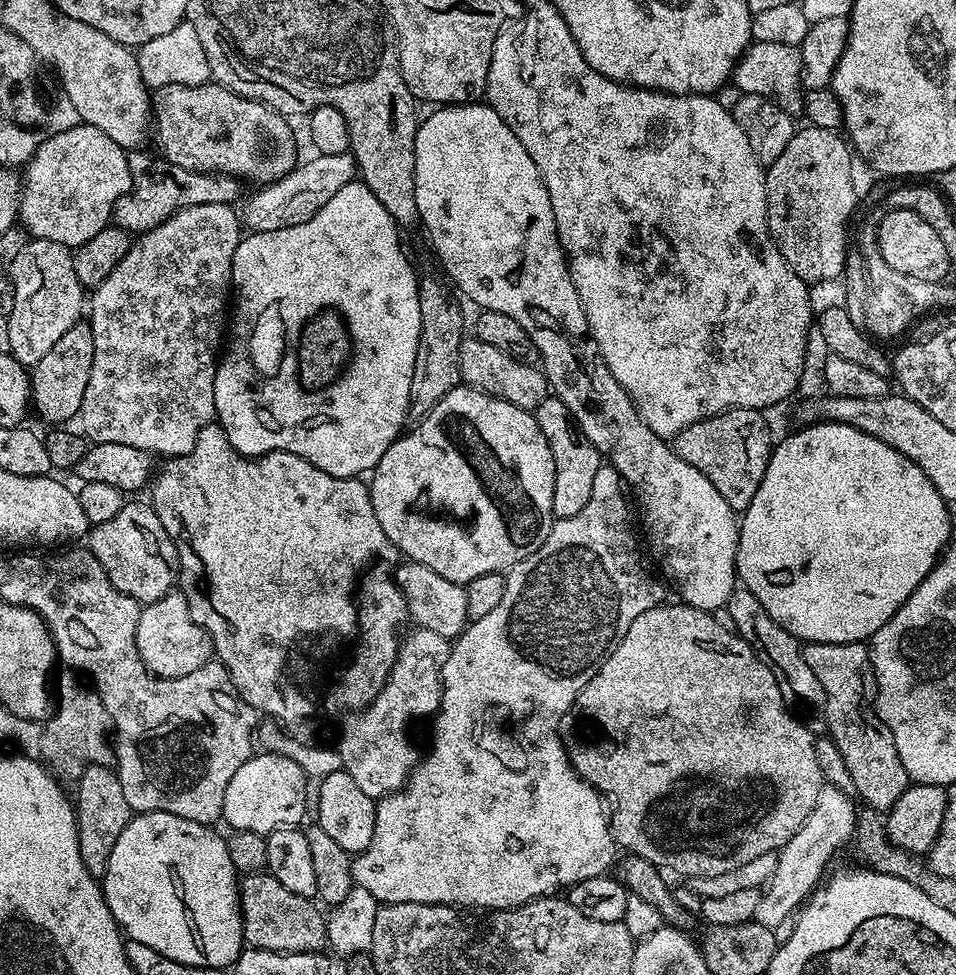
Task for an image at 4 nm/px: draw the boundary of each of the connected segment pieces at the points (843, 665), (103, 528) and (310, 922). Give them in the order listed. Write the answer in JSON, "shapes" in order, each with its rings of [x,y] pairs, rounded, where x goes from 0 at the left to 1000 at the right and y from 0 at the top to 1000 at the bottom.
{"shapes":[[[[851,658],[850,661],[842,659],[840,666],[843,683],[847,683],[847,687],[851,687],[856,699],[860,699],[860,708],[864,712],[864,720],[860,727],[860,733],[866,737],[864,751],[877,765],[877,769],[881,773],[881,782],[885,782],[885,790],[889,790],[894,815],[896,817],[900,815],[907,828],[914,829],[922,835],[928,834],[929,830],[935,827],[935,823],[939,823],[939,818],[944,818],[952,801],[948,794],[948,786],[944,786],[944,782],[939,777],[939,765],[935,765],[935,753],[931,753],[931,745],[927,745],[924,741],[912,743],[916,720],[916,692],[909,662],[904,658],[894,661]]],[[[131,515],[128,523],[115,531],[115,535],[107,535],[99,538],[90,551],[90,561],[93,566],[103,572],[107,585],[111,585],[111,593],[124,605],[132,608],[136,613],[146,616],[147,621],[165,617],[174,608],[181,606],[186,595],[186,579],[184,576],[184,561],[174,548],[169,535],[165,535],[165,527],[160,523],[158,516],[138,517]]],[[[279,892],[258,895],[249,910],[258,971],[283,976],[333,976],[343,968],[343,945],[340,936],[331,932],[329,922],[299,913]]]]}

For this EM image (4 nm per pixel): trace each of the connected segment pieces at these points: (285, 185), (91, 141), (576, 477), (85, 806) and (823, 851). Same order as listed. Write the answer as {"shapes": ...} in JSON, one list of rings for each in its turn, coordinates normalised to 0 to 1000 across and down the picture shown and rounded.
{"shapes":[[[[367,155],[340,160],[331,158],[327,161],[327,164],[322,164],[319,168],[318,165],[311,167],[304,176],[291,183],[286,189],[269,192],[268,198],[259,206],[254,206],[256,209],[255,217],[253,213],[253,230],[260,239],[317,231],[322,227],[322,223],[327,222],[337,211],[341,211],[341,207],[345,207],[345,203],[349,203],[349,199],[354,199],[358,191],[373,184],[372,162]]],[[[85,125],[73,133],[65,133],[48,142],[24,169],[19,226],[30,243],[61,248],[78,256],[94,248],[98,240],[114,233],[123,203],[138,194],[134,156],[101,129]]],[[[574,404],[561,418],[559,426],[567,445],[571,445],[575,466],[579,466],[579,519],[577,520],[577,528],[582,533],[596,531],[600,527],[605,527],[605,523],[609,523],[609,519],[613,519],[613,515],[617,515],[621,503],[621,486],[626,486],[630,475],[628,463],[606,443],[598,428],[594,426],[594,417],[587,412],[585,405]]],[[[92,785],[78,804],[77,828],[86,884],[90,888],[90,892],[94,892],[96,898],[105,901],[108,899],[111,892],[115,872],[119,872],[119,864],[123,859],[123,855],[128,855],[128,851],[132,851],[140,834],[138,828],[132,823],[132,814],[128,814],[128,802],[124,795],[114,785]]],[[[864,806],[856,814],[856,823],[851,823],[847,839],[839,843],[839,851],[835,851],[835,855],[831,855],[831,859],[826,859],[826,864],[822,864],[819,870],[815,871],[812,895],[798,912],[793,933],[789,933],[790,947],[809,954],[815,953],[815,948],[822,947],[824,938],[826,944],[829,936],[848,920],[863,902],[862,893],[865,892],[866,885],[873,880],[874,873],[886,862],[888,865],[892,861],[895,851],[897,829],[896,826],[891,826],[892,817],[887,815],[884,809],[871,806]]]]}

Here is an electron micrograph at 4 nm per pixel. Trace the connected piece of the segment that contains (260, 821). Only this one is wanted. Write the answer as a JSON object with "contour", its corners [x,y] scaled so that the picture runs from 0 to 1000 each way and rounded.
{"contour":[[[269,770],[257,782],[253,782],[253,786],[249,786],[245,798],[241,798],[241,806],[236,806],[236,818],[232,823],[233,844],[238,844],[240,850],[249,853],[265,853],[275,858],[279,858],[281,853],[292,849],[304,849],[313,846],[314,840],[321,833],[323,836],[324,833],[322,804],[324,804],[324,798],[316,790],[316,786],[312,786],[312,782],[290,771]]]}

